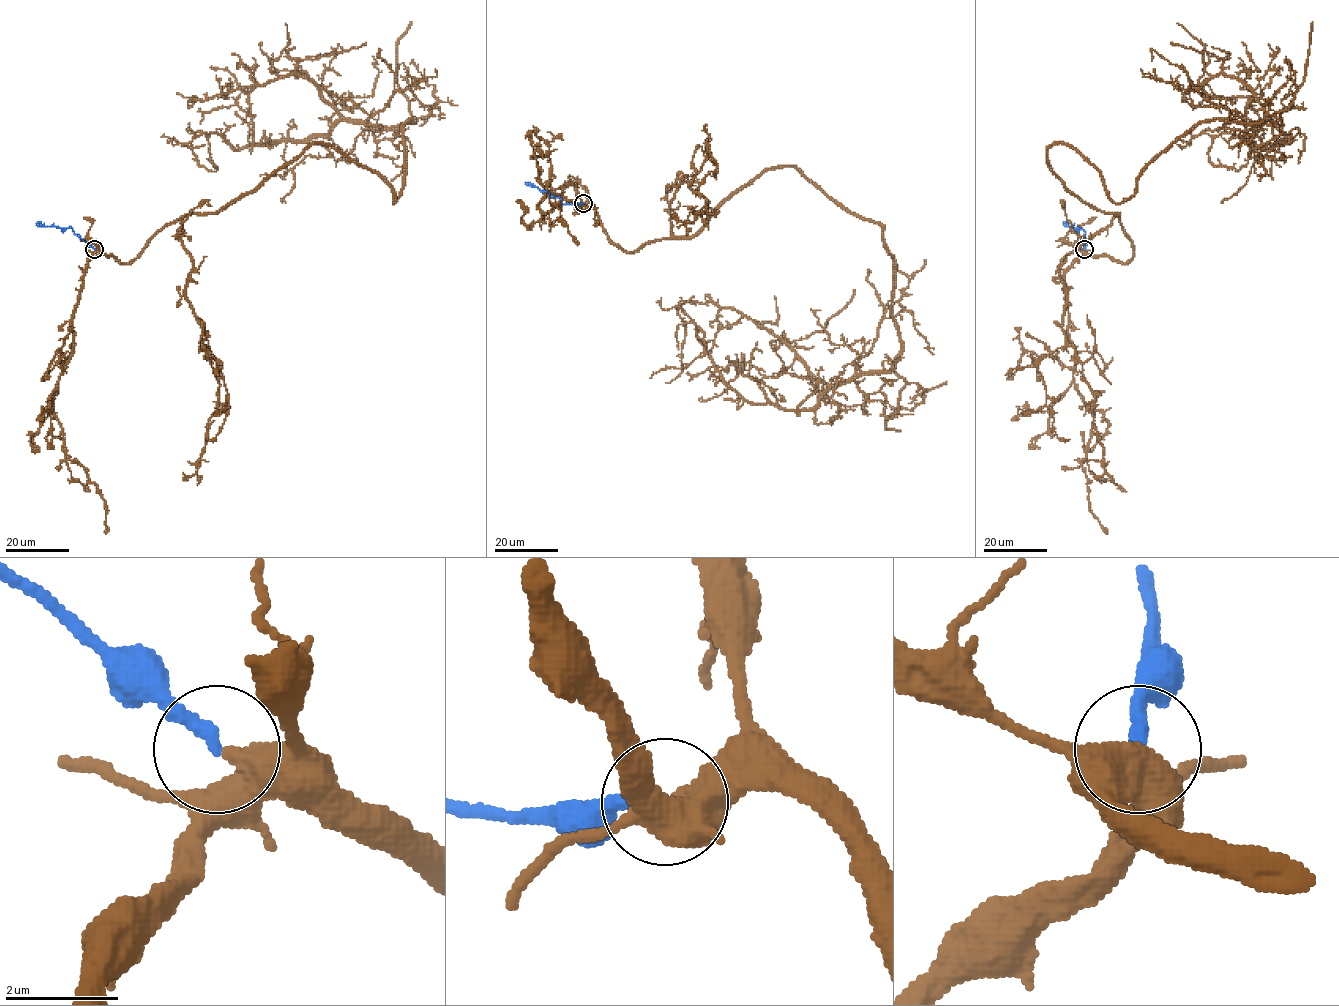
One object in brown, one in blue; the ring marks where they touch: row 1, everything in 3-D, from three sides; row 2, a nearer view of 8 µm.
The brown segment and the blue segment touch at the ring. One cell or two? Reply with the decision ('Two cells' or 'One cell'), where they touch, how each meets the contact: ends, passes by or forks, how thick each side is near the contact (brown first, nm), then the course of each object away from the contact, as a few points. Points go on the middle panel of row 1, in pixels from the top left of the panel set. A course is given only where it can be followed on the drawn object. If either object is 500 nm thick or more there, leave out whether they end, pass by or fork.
One cell. Place: (583, 203). At the ring brown passes by. At the ring blue ends. Thickness 400 nm (brown) against 260 nm. Course of brown: (583, 203), (637, 252), (794, 166), (882, 227), (886, 370), (750, 403), (698, 327), (705, 354), (650, 378). Course of blue: (583, 203), (563, 204), (558, 197), (525, 183)

